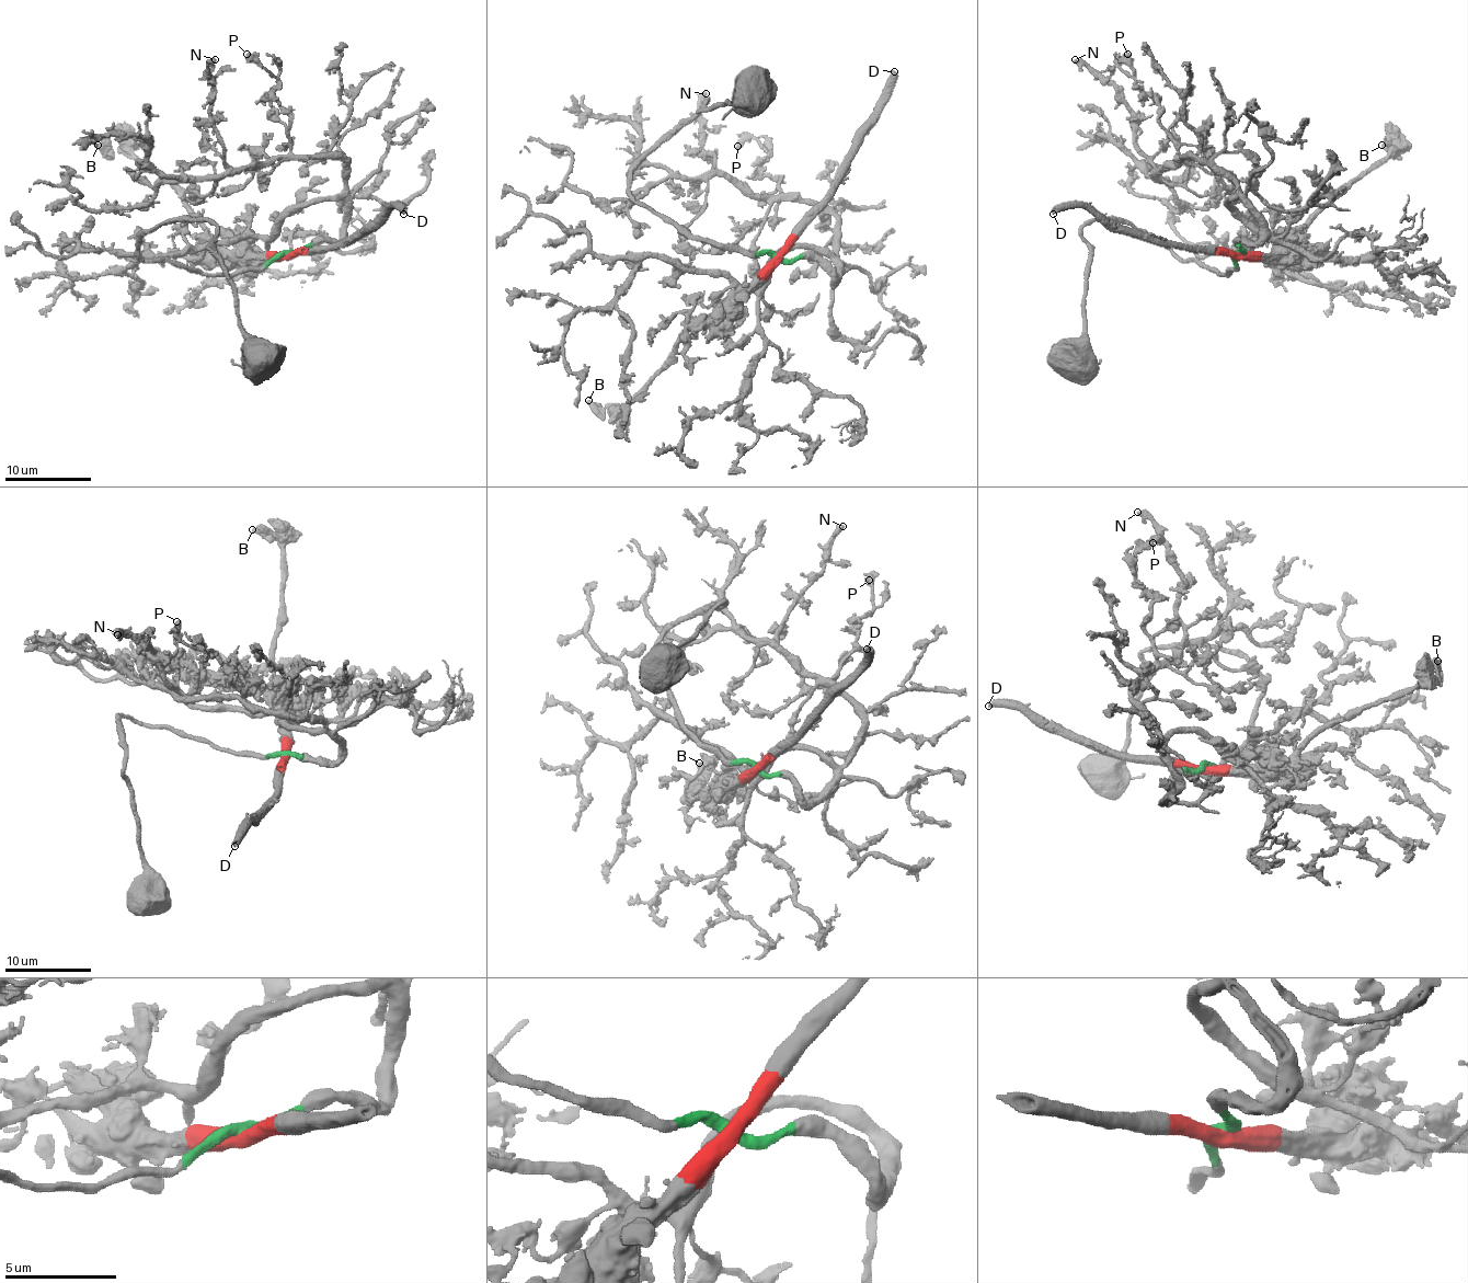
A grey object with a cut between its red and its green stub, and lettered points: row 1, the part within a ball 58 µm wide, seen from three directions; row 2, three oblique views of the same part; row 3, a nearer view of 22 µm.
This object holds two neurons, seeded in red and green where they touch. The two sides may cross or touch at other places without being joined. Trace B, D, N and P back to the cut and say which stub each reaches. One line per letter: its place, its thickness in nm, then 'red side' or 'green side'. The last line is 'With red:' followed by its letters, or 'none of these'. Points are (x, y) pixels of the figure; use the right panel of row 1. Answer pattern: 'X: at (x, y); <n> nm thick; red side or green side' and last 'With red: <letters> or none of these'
B: at (1382, 145); 400 nm thick; red side
D: at (1053, 214); 460 nm thick; red side
N: at (1075, 59); 320 nm thick; green side
P: at (1127, 54); 550 nm thick; green side
With red: B, D

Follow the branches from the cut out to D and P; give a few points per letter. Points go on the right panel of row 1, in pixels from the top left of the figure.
D: (1238, 253), (1211, 253), (1140, 240), (1126, 229), (1113, 229), (1085, 207), (1058, 207), (1052, 214)
P: (1238, 253), (1260, 238), (1260, 214), (1229, 179), (1182, 158), (1160, 105), (1120, 67), (1128, 54)

